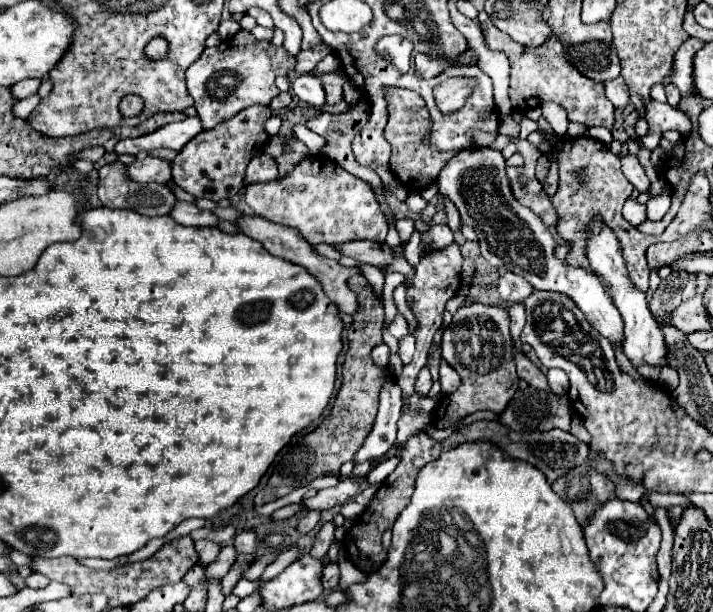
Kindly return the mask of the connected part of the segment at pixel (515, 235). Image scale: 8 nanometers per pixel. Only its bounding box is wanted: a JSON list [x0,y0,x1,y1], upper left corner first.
[438,148,622,342]

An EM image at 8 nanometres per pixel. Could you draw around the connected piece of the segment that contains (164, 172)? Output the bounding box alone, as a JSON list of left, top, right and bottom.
[128,156,172,182]

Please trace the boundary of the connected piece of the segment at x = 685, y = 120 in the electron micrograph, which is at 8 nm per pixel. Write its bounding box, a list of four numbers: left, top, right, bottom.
[636,102,691,150]

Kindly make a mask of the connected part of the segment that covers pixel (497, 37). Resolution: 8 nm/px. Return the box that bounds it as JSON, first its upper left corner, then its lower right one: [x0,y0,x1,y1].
[486,24,614,130]

